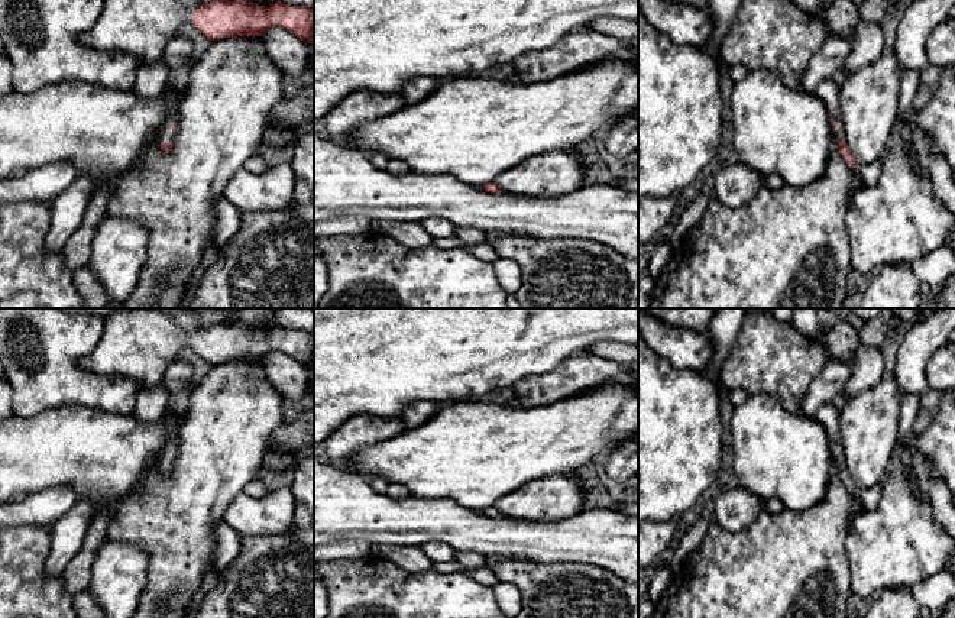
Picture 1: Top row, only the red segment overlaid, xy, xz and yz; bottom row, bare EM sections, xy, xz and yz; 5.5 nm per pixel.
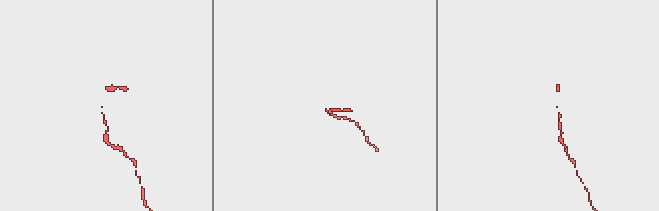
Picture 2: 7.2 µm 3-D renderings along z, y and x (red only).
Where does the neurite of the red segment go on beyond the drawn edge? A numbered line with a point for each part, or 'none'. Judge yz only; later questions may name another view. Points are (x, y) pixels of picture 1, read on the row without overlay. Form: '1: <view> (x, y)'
1: yz (828, 414)

